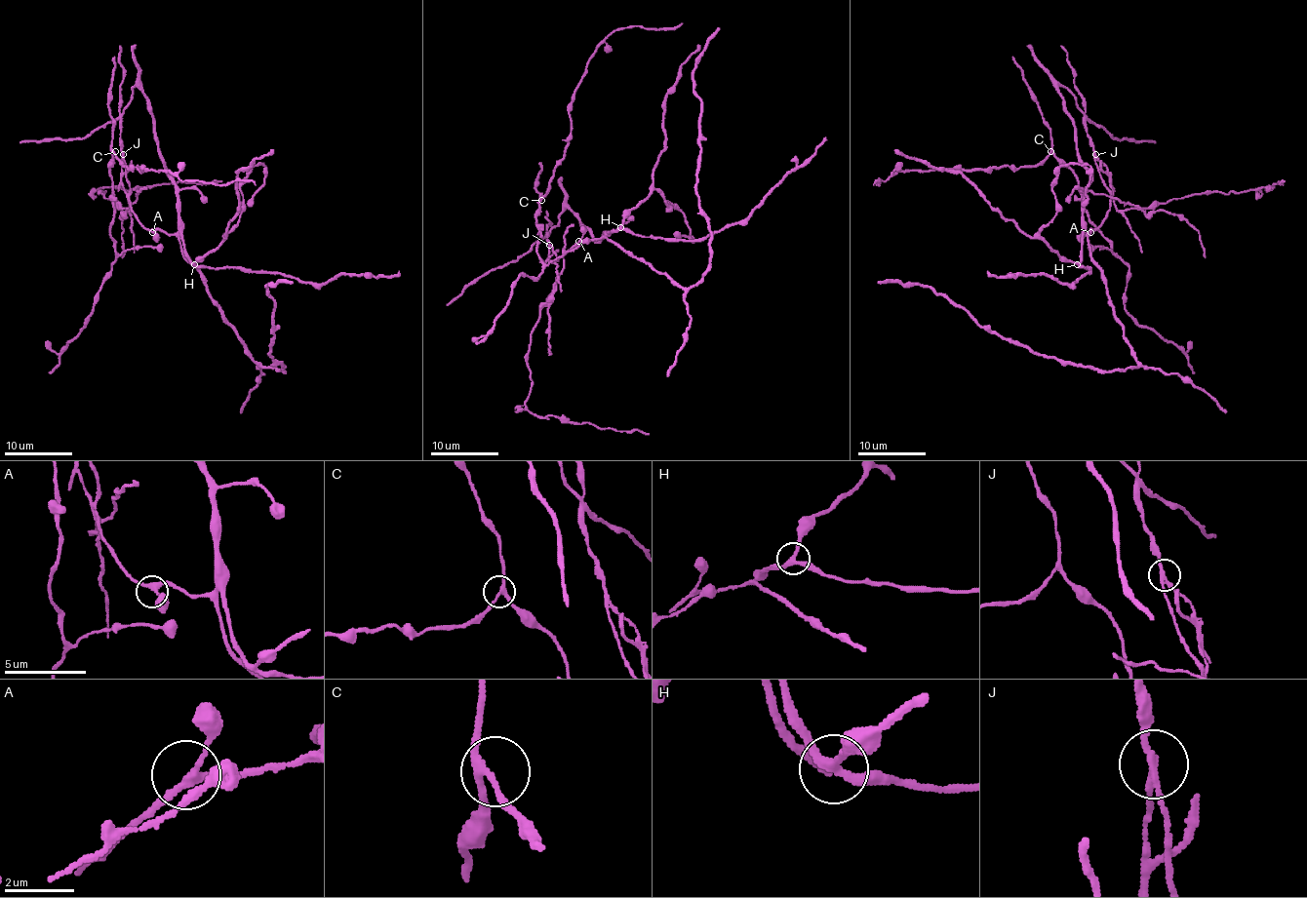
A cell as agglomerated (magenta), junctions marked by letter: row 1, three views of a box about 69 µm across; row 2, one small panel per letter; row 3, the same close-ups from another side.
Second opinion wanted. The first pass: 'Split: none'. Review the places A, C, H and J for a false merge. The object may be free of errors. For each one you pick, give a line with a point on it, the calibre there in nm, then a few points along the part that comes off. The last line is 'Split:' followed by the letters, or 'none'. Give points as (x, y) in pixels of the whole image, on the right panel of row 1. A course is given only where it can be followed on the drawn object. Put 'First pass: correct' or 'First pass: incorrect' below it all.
J: Place: (1095, 154). Thickness 180 nm. Course of the part to remove: (1095, 155), (1109, 176), (1120, 211), (1144, 209), (1195, 194), (1264, 187), (1268, 190), (1273, 183), (1285, 180)
Split: J
First pass: incorrect

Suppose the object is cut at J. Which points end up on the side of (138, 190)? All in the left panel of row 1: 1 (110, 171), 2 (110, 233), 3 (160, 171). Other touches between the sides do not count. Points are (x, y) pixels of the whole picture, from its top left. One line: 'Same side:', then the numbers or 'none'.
Same side: none

